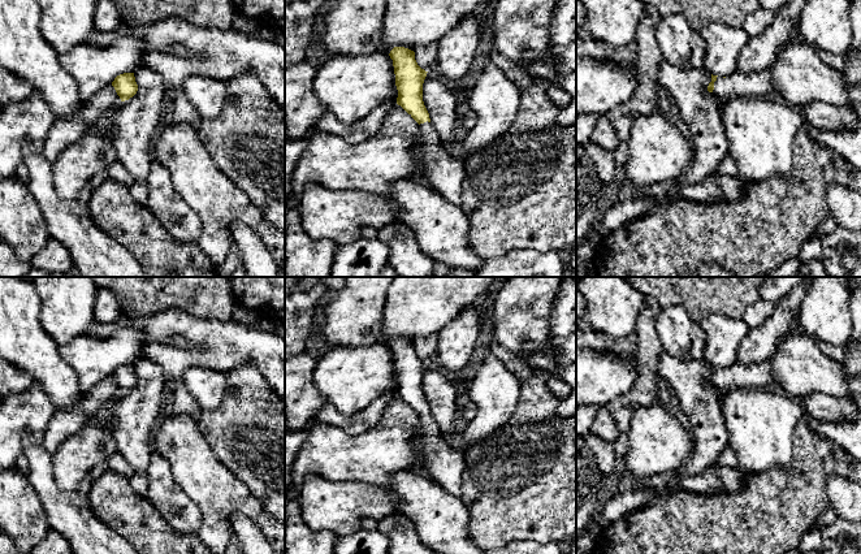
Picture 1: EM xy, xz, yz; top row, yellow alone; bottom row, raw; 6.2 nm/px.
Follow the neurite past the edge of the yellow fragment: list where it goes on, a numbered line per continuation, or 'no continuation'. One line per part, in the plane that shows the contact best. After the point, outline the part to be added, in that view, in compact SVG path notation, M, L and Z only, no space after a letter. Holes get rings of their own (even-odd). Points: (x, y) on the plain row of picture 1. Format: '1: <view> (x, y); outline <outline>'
1: yz (745, 376); outline M769 358L758 364L736 363L726 369L717 368L713 385L723 394L732 388L769 388L773 382L775 378L771 371L771 358Z

